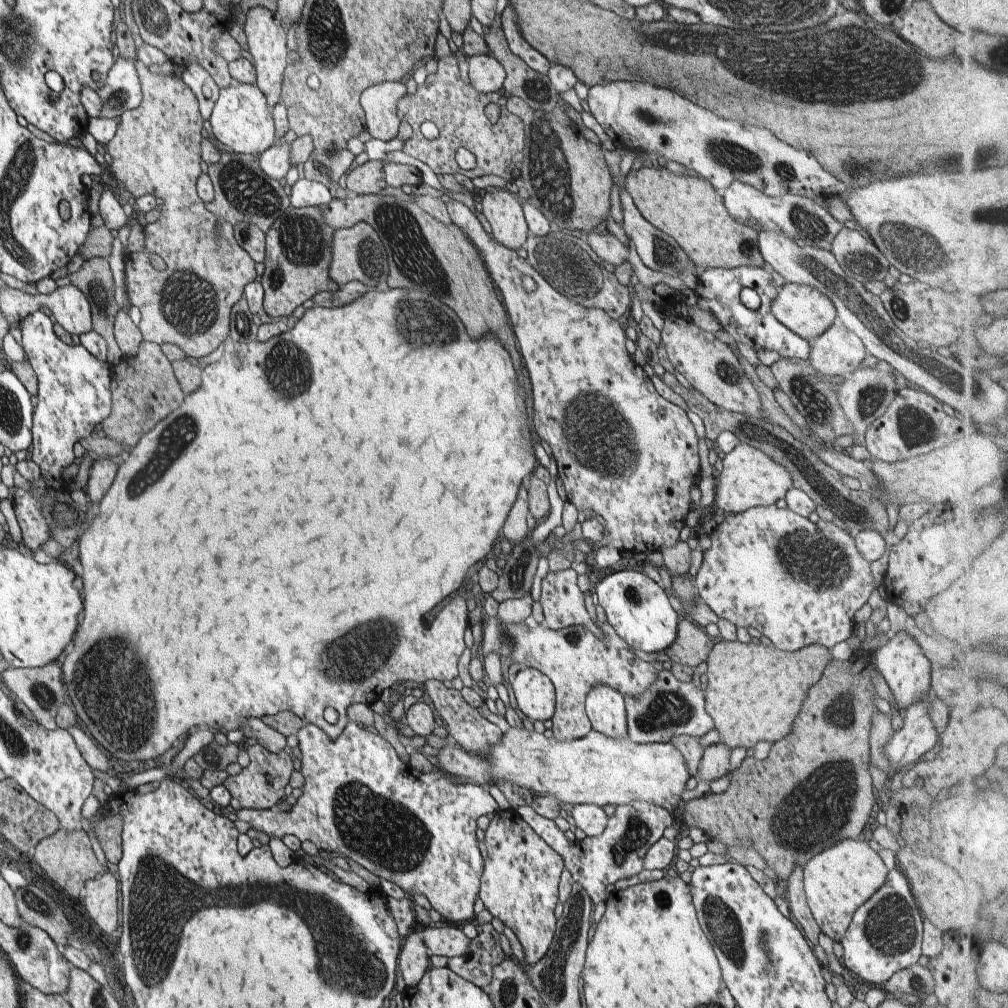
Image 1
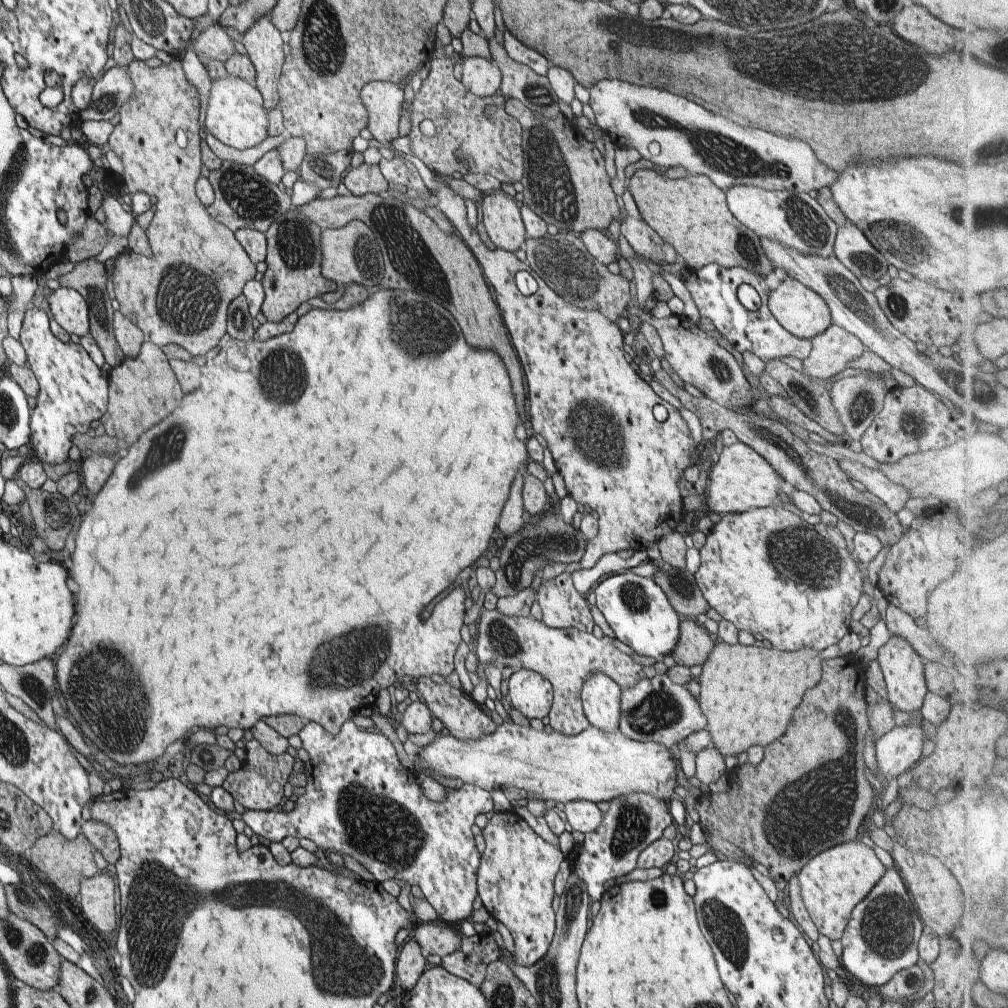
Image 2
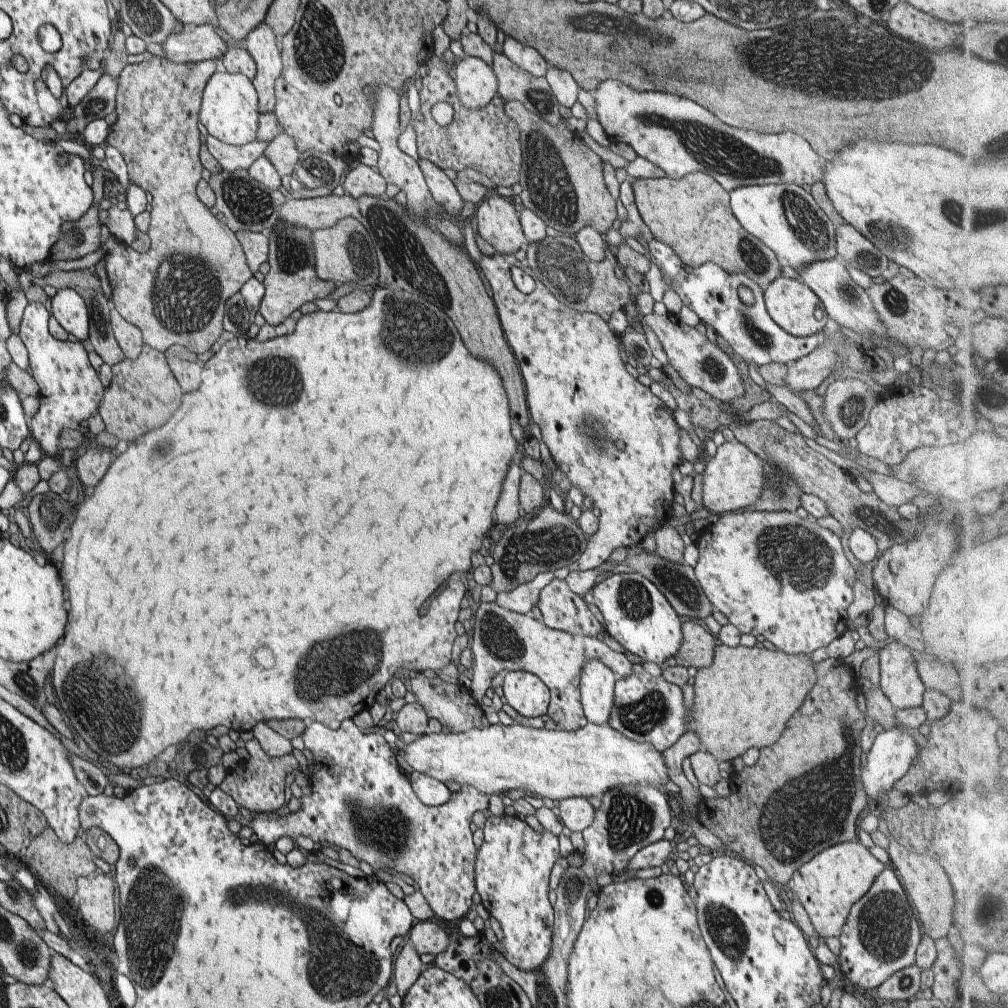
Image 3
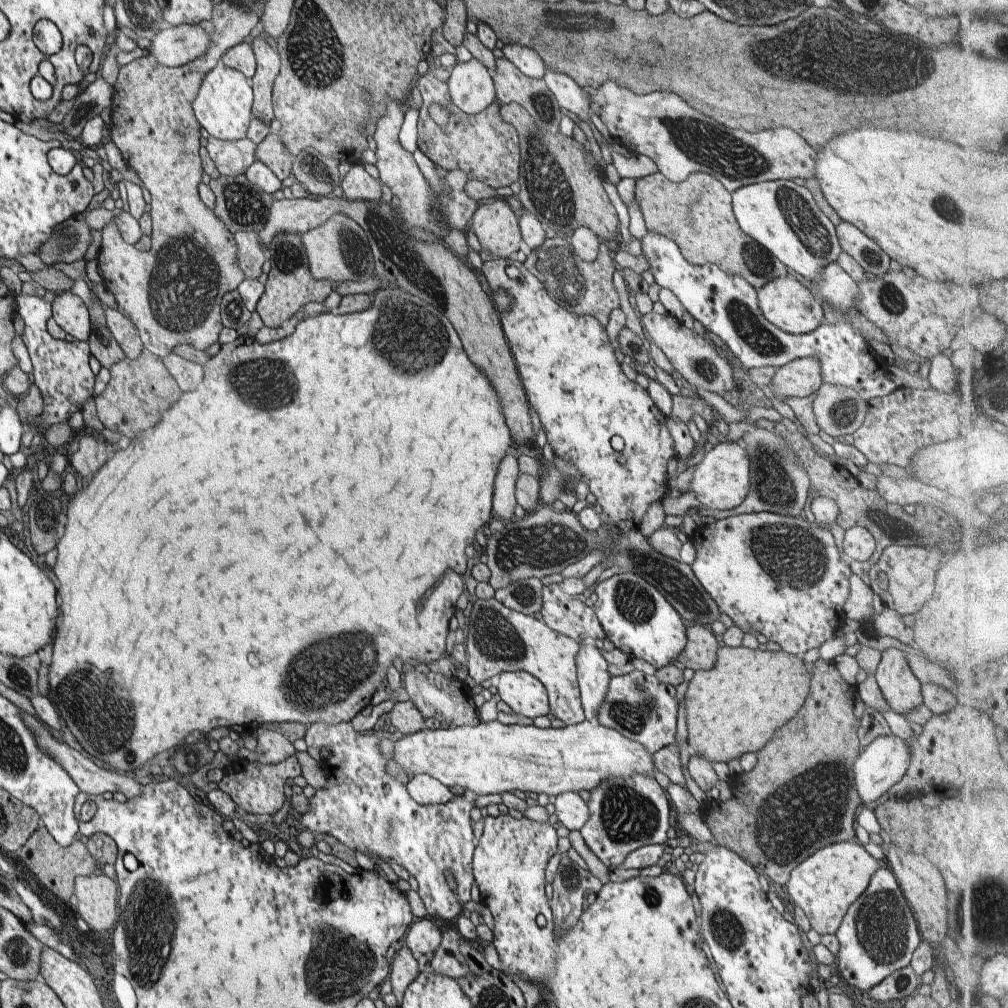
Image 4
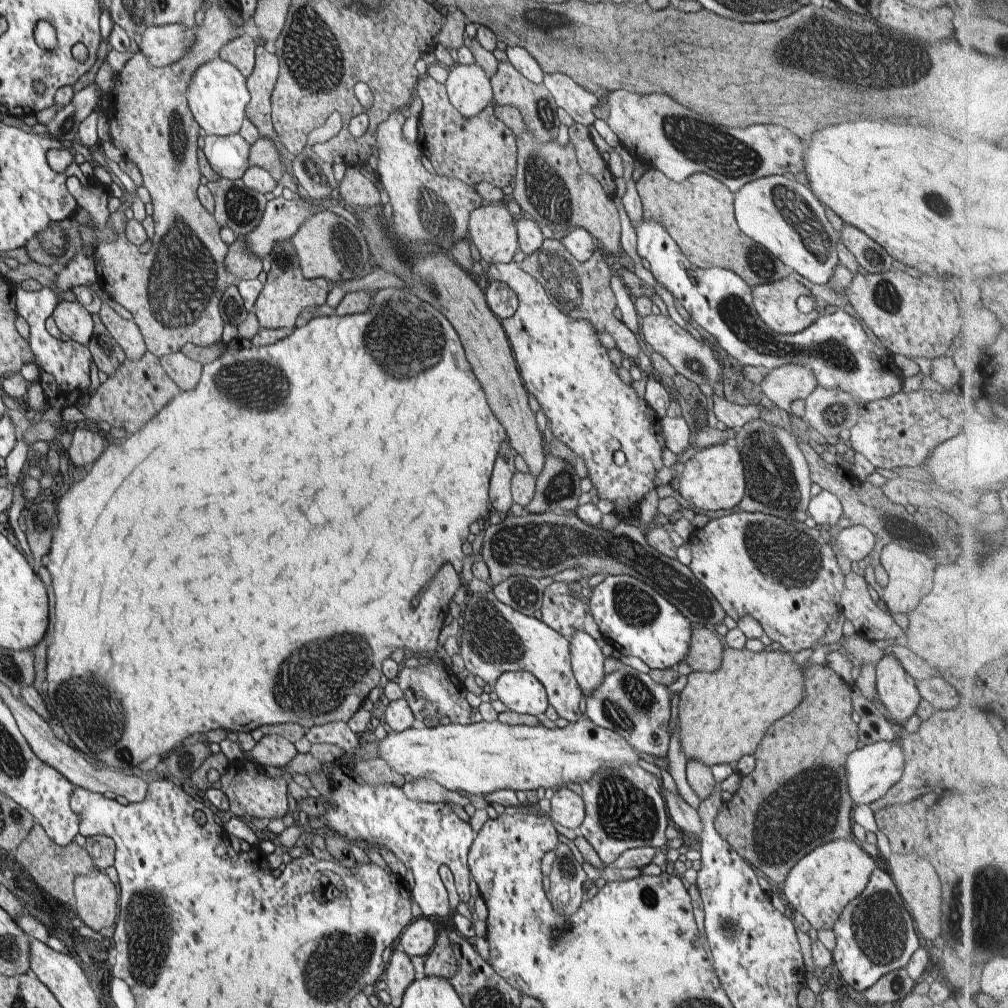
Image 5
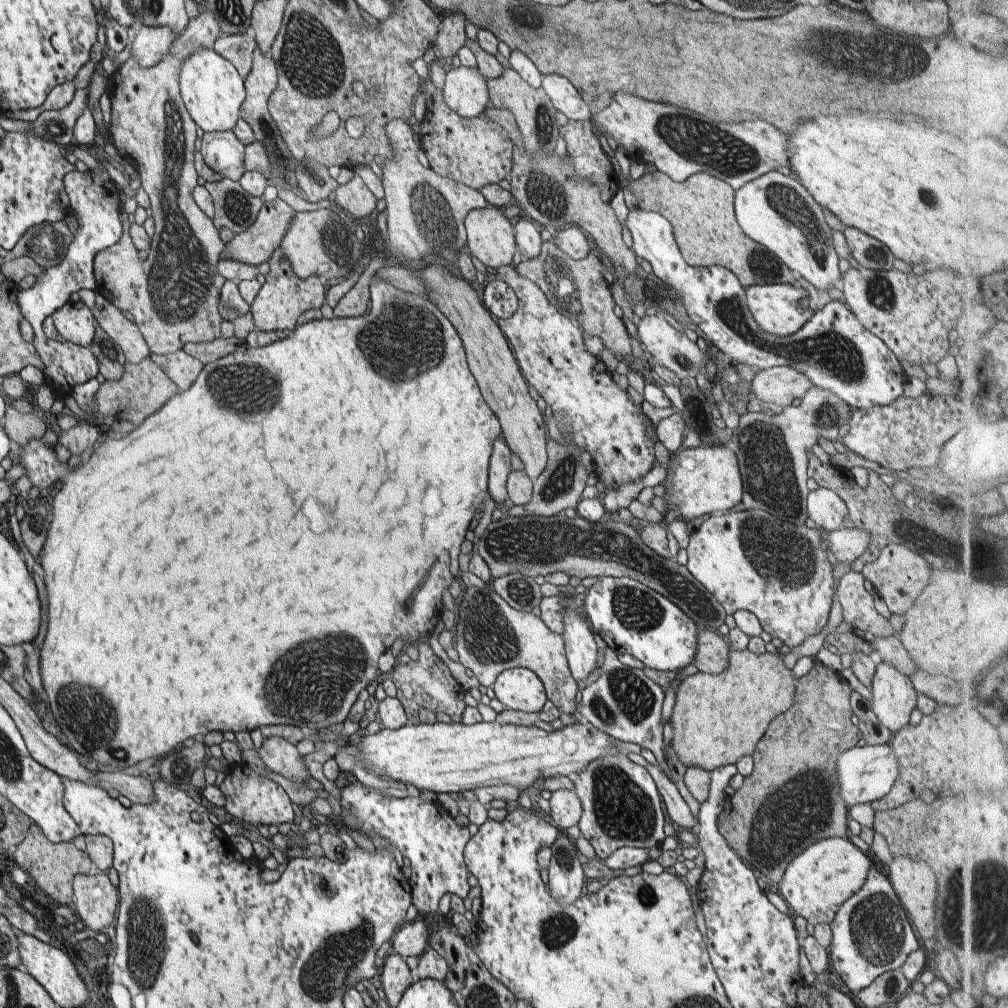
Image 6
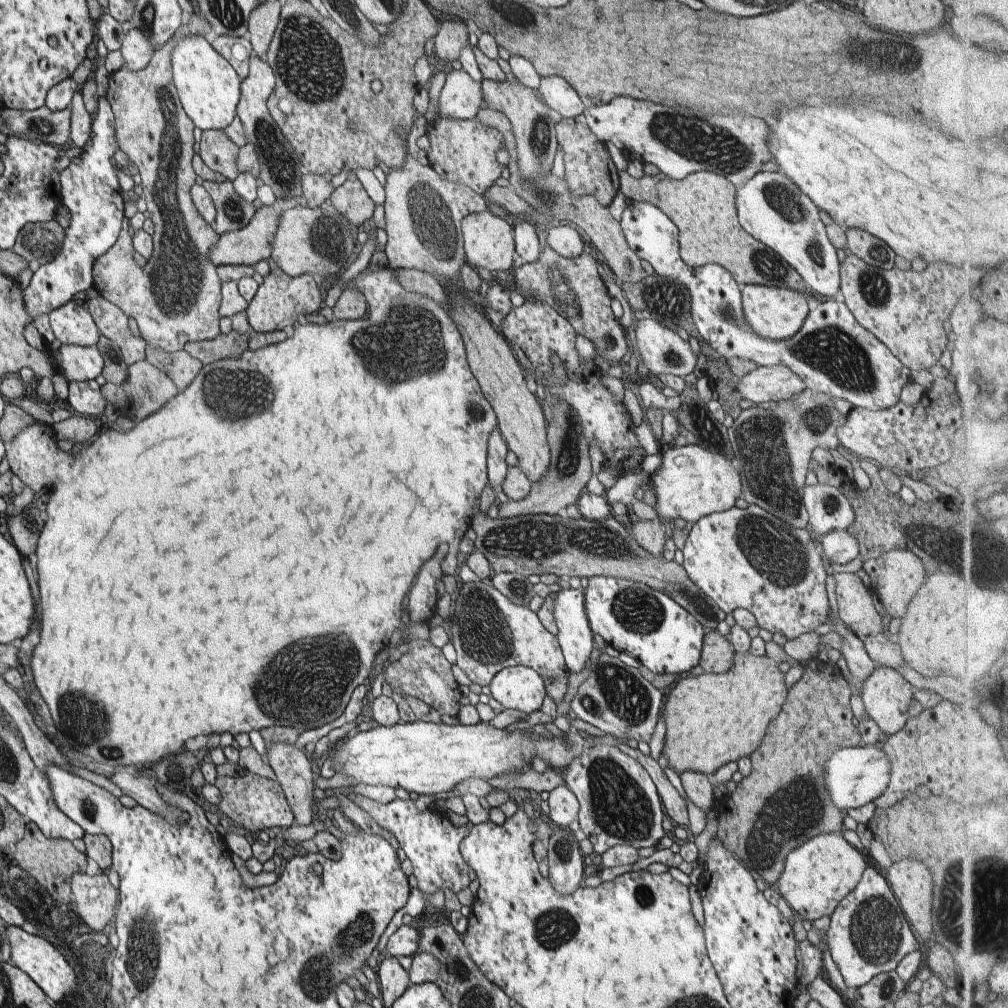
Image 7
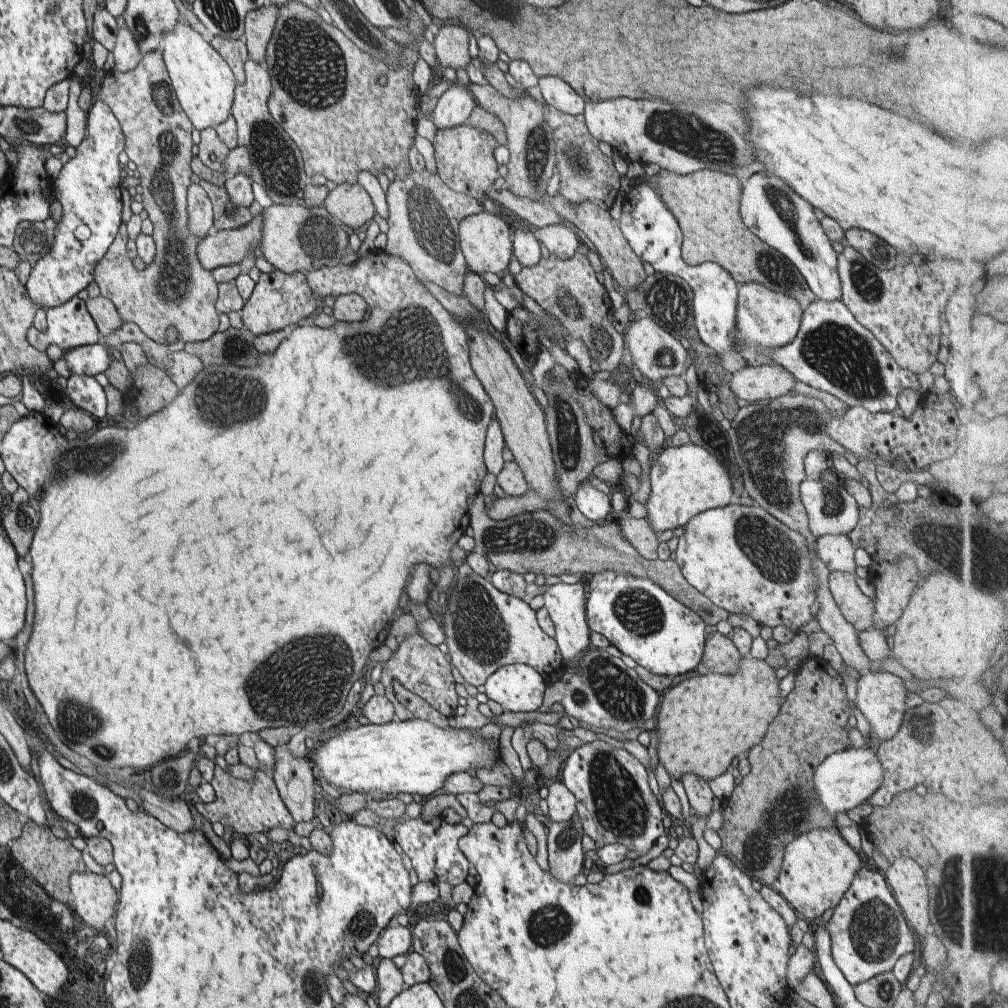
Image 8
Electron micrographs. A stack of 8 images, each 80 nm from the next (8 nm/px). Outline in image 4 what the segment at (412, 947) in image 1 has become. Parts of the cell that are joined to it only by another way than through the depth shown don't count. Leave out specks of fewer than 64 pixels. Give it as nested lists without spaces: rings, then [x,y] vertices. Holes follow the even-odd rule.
[[[402,944],[392,960],[390,969],[390,980],[392,983],[392,993],[396,996],[398,1006],[403,1001],[405,990],[414,982],[420,974],[417,958],[412,951]]]

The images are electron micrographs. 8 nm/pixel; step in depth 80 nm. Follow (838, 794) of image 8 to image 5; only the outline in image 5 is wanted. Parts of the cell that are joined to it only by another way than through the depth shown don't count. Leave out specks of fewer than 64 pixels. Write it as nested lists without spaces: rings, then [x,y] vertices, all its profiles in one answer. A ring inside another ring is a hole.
[[[877,741],[848,755],[845,766],[849,796],[854,805],[869,805],[881,799],[903,775],[905,756],[900,741]]]

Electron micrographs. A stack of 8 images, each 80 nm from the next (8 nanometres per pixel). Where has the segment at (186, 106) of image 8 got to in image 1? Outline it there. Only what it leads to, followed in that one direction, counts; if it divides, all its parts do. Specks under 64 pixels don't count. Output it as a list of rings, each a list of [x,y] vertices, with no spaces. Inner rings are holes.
[[[233,82],[220,88],[210,116],[212,136],[233,153],[260,154],[272,147],[276,137],[272,108],[257,85]]]

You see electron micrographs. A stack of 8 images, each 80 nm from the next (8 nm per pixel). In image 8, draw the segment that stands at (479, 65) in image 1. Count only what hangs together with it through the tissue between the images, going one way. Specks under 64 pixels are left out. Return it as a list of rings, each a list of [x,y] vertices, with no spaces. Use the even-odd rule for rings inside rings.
[[[459,79],[453,83],[448,82],[447,89],[442,93],[436,102],[436,108],[430,119],[437,130],[456,128],[467,123],[474,106],[477,102],[469,86],[464,85]]]

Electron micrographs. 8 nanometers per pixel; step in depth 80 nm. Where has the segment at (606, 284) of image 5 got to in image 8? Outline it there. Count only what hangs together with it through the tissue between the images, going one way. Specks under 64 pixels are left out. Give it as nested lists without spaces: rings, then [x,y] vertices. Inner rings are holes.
[[[584,249],[564,260],[550,254],[532,268],[522,267],[513,278],[518,288],[540,302],[548,315],[564,326],[572,339],[584,341],[591,360],[598,362],[600,370],[613,374],[613,370],[622,368],[620,358],[624,352],[624,337],[612,325],[614,309],[608,296],[609,286],[596,279],[596,272],[586,258]]]

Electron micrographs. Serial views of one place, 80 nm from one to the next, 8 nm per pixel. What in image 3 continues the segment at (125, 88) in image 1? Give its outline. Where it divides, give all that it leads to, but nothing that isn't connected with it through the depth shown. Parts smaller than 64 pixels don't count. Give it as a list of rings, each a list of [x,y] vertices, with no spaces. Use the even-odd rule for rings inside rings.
[[[105,72],[94,88],[82,99],[78,106],[74,107],[74,124],[78,128],[76,138],[80,139],[84,127],[93,120],[104,119],[115,111],[117,105],[118,78]]]

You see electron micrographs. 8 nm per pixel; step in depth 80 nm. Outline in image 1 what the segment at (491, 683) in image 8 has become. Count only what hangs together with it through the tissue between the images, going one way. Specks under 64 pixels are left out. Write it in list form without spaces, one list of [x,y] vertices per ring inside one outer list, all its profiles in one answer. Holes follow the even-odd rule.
[[[529,667],[520,670],[511,684],[520,711],[532,722],[551,720],[556,707],[552,682],[538,670]]]

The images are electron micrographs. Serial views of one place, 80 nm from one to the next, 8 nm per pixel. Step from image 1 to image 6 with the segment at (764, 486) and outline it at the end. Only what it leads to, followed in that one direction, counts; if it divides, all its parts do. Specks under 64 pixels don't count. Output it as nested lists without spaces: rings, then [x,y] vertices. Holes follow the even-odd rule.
[[[728,444],[680,449],[671,454],[668,463],[671,468],[674,467],[674,474],[670,478],[672,486],[670,490],[667,489],[664,498],[669,509],[679,506],[680,517],[686,521],[704,514],[711,514],[714,510],[728,512],[743,499],[744,487],[739,462],[736,453]]]

